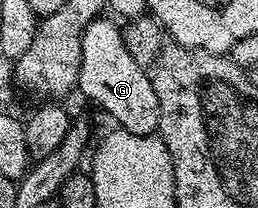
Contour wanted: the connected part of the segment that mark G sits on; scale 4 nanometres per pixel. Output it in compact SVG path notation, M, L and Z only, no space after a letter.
M93 20L83 34L83 54L79 66L77 88L97 108L102 108L114 121L116 127L131 134L152 136L159 126L159 98L147 79L139 70L139 62L131 58L131 50L125 45L124 31L113 20Z

